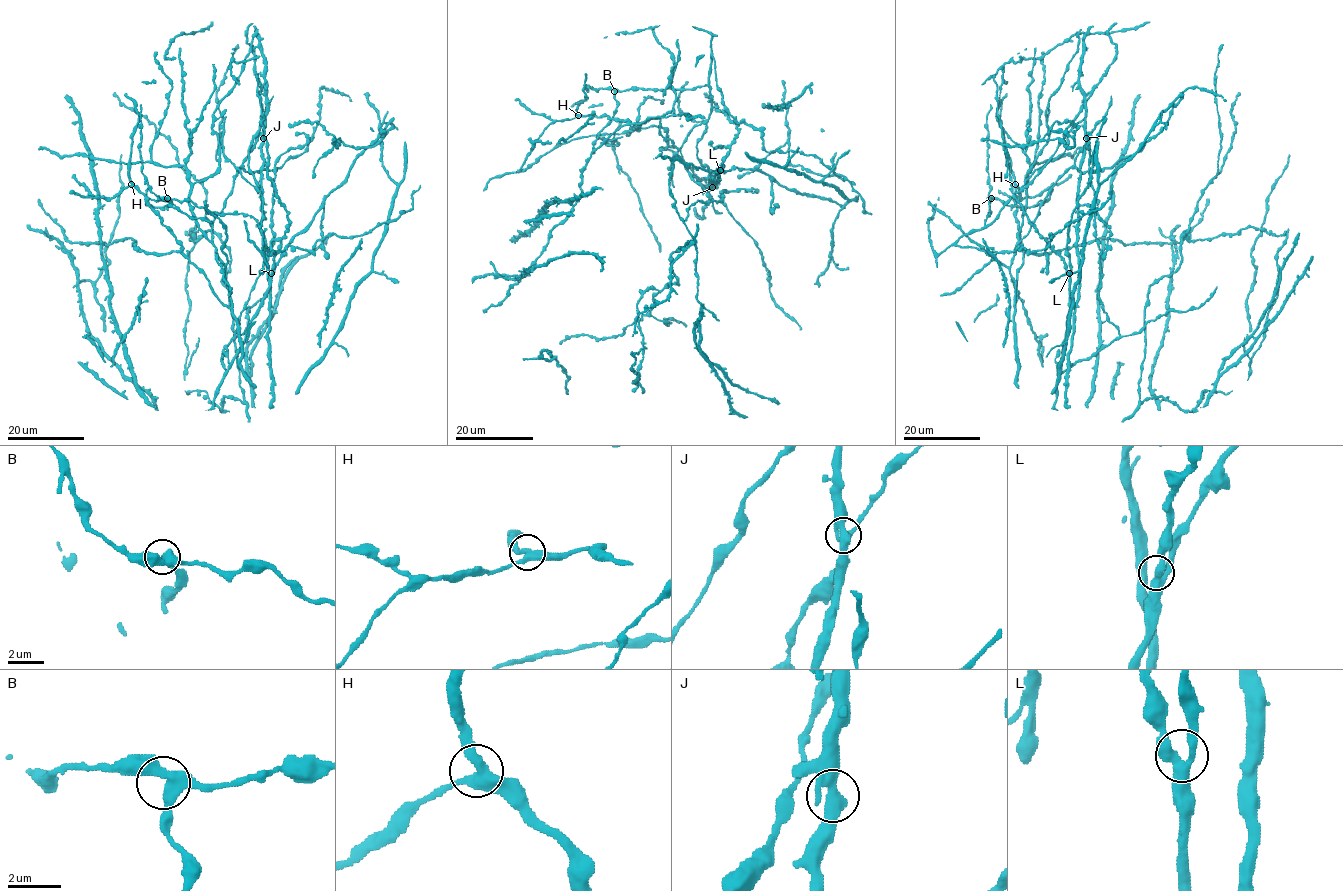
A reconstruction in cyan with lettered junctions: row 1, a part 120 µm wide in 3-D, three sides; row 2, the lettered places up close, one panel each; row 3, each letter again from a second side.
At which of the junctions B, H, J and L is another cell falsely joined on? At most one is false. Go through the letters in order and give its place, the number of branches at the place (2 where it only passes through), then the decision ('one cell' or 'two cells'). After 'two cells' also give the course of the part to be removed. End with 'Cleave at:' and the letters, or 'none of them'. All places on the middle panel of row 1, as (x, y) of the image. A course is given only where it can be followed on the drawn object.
B: (614, 91) | 3 | one cell
H: (578, 115) | 3 | one cell
J: (712, 187) | 3 | one cell
L: (720, 170) | 3 | one cell
Cleave at: none of them

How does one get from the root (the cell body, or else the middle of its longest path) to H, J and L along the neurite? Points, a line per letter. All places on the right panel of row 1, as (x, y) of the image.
H: (1077, 228), (1086, 135), (1075, 163), (1016, 247), (1015, 308), (1023, 262), (1015, 184)
J: (1077, 228), (1078, 181), (1086, 137)
L: (1077, 228), (1079, 299), (1075, 304), (1071, 304), (1069, 273)

